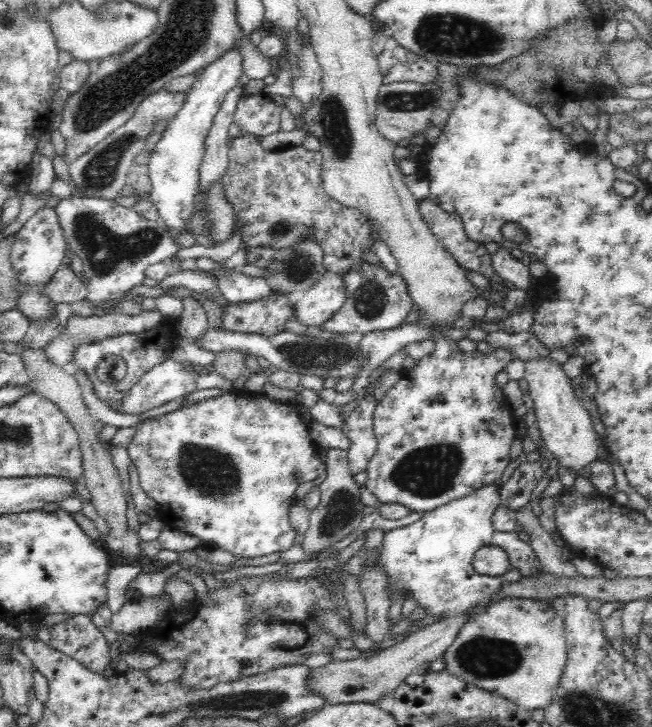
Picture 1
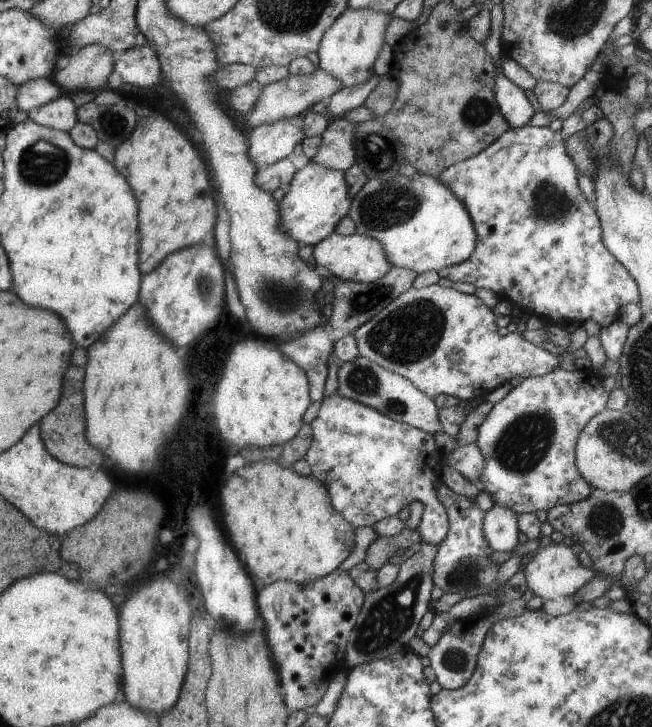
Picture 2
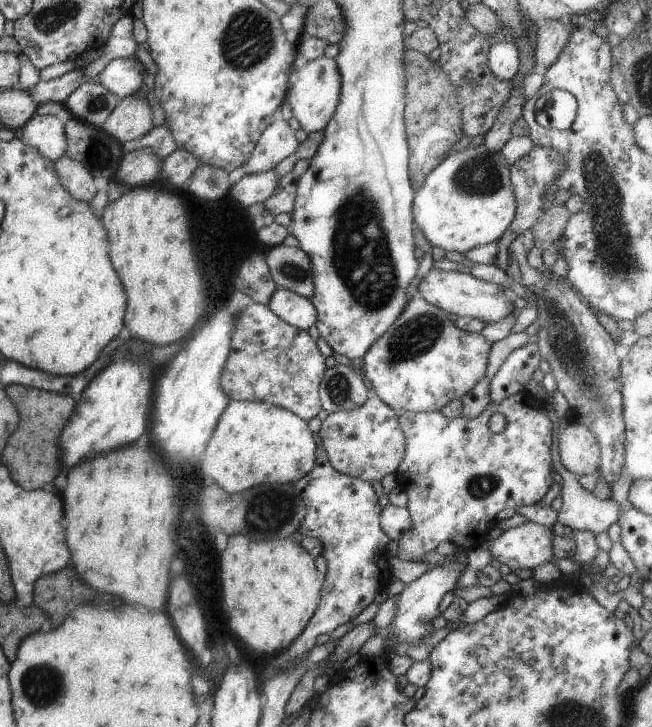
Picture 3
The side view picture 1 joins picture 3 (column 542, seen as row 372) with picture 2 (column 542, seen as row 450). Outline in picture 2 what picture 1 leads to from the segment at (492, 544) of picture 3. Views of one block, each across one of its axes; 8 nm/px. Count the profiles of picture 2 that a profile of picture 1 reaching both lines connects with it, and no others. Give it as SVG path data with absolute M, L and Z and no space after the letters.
M565 541L544 547L539 550L532 560L524 566L526 585L534 595L540 596L543 601L557 597L571 597L574 592L588 580L595 576L596 572L591 567L582 566L577 557Z

